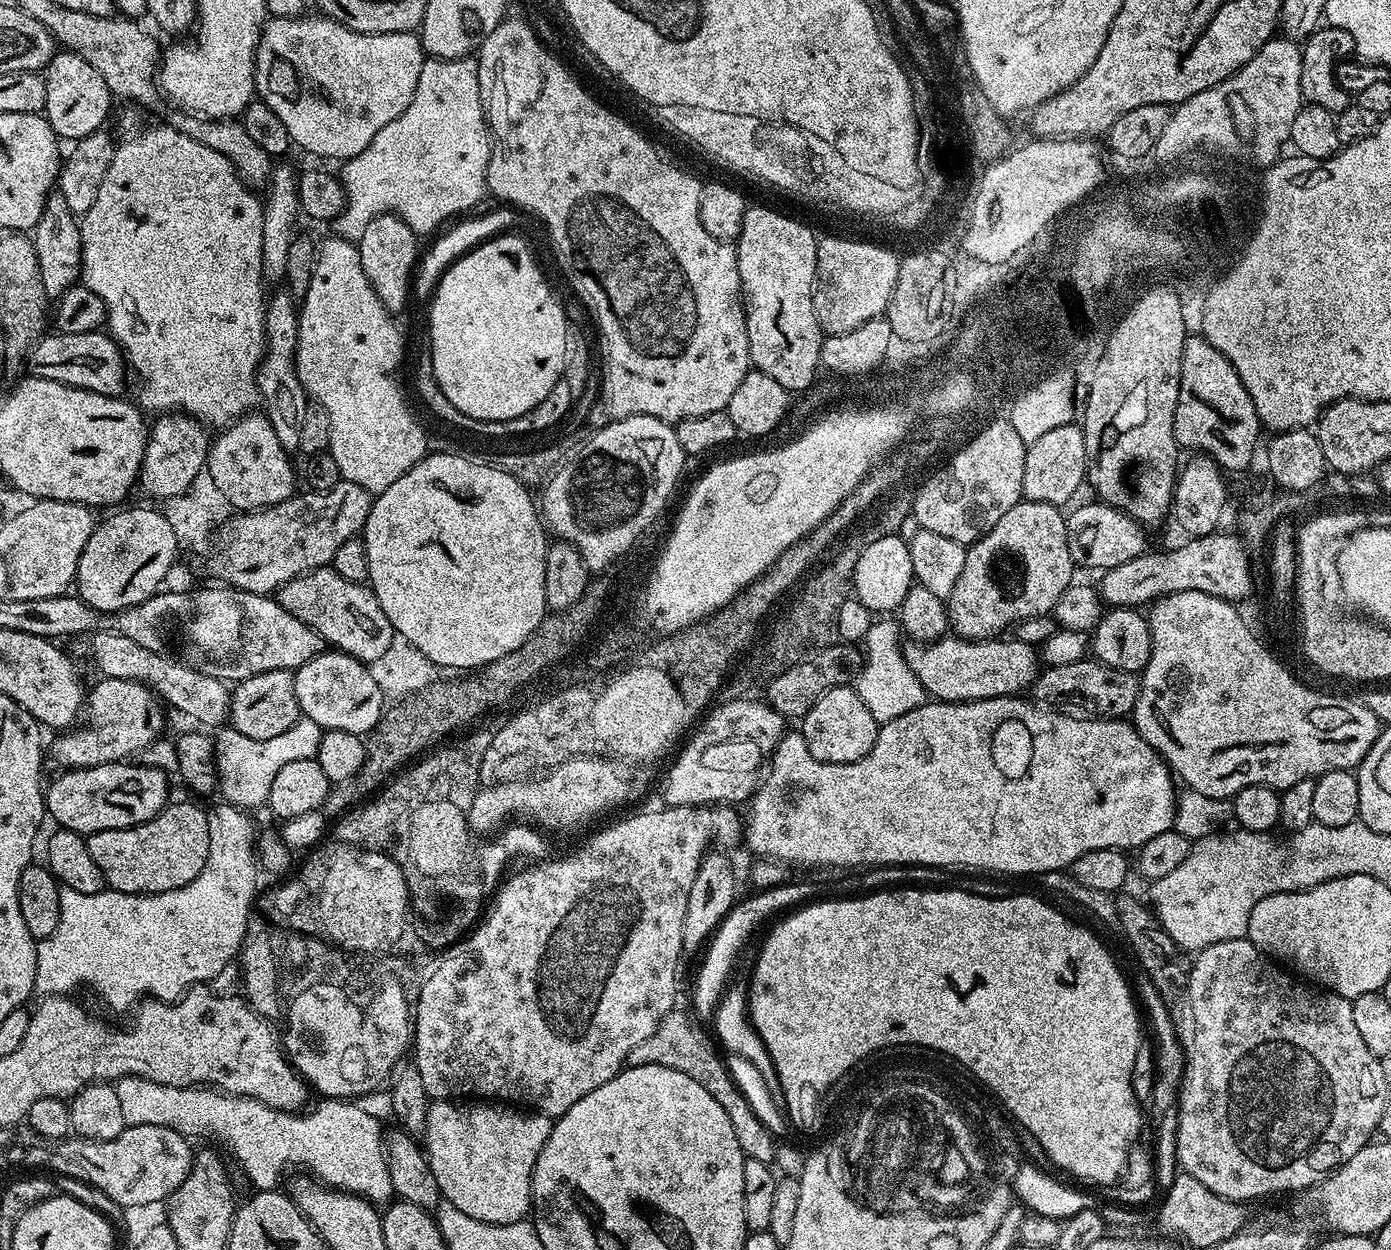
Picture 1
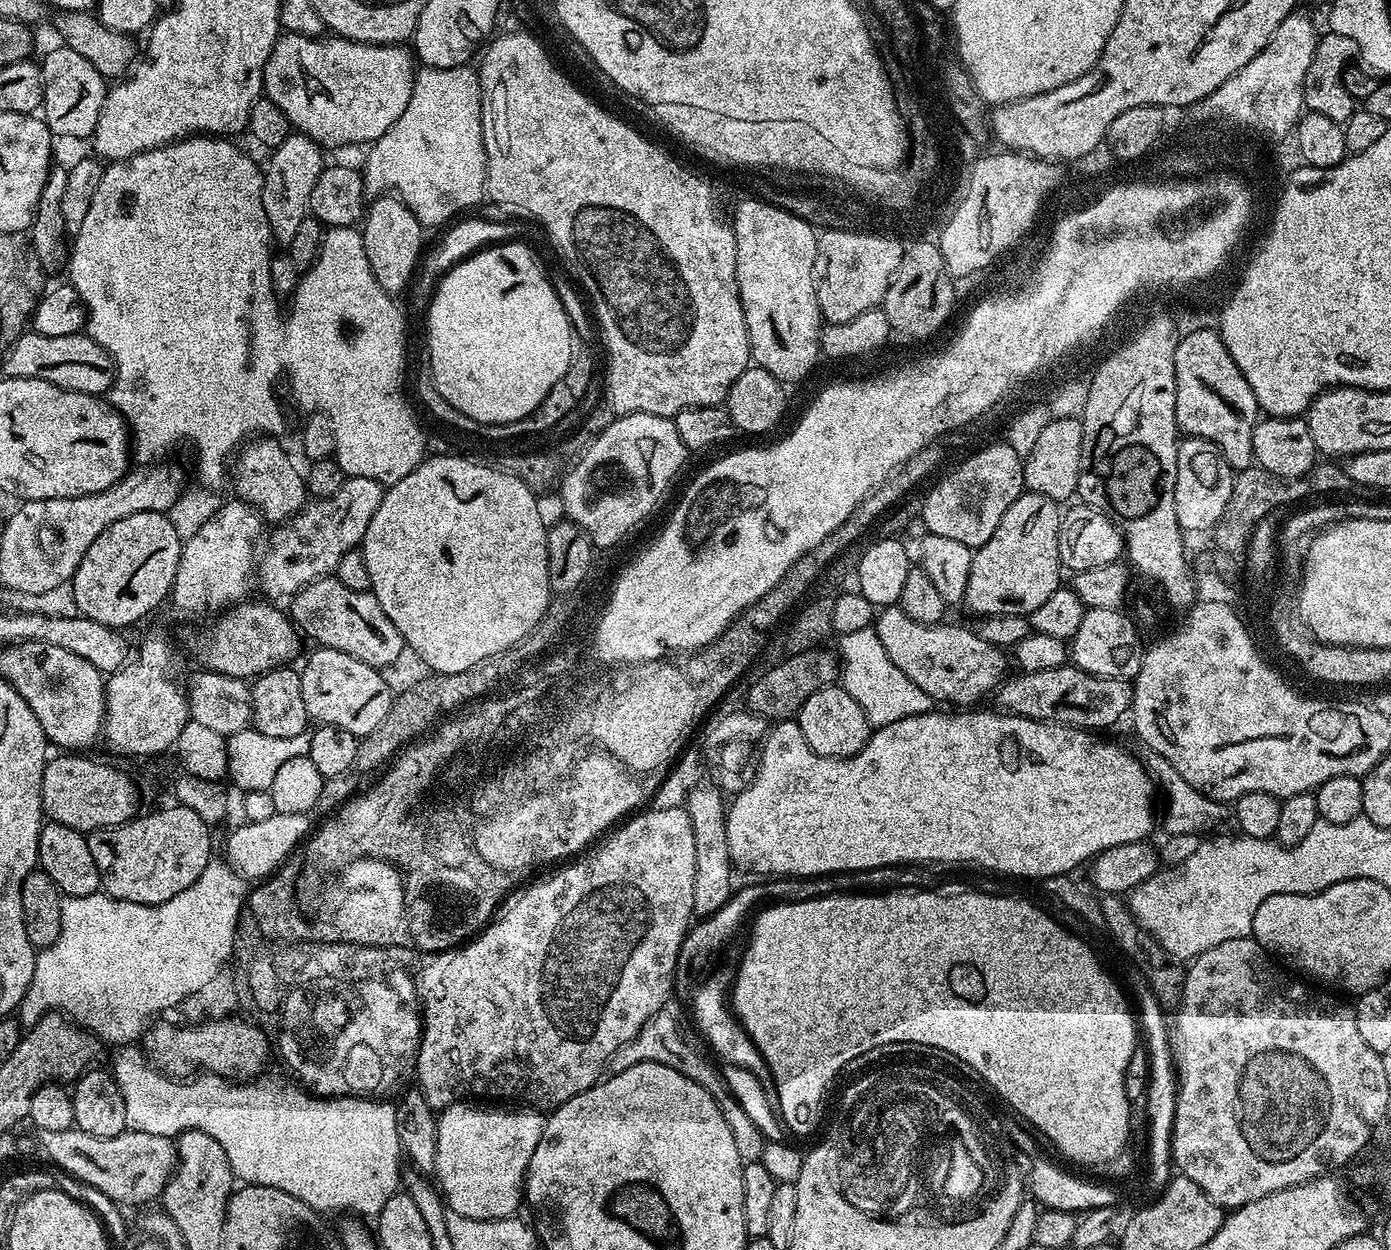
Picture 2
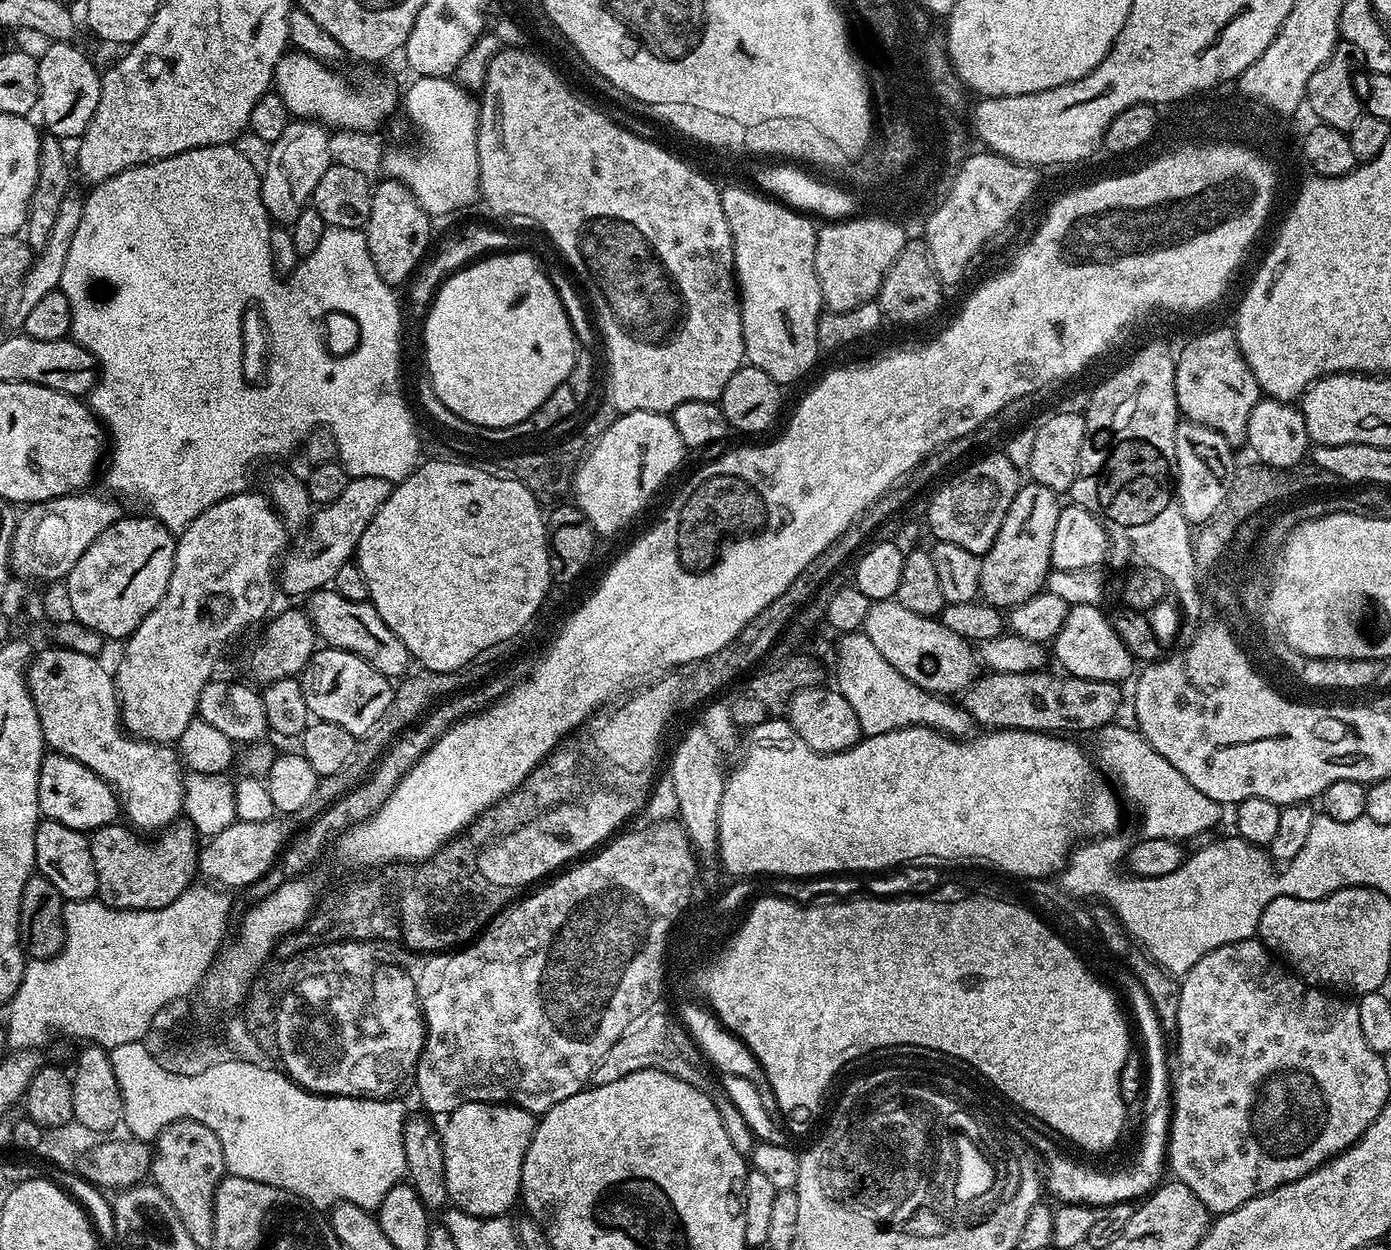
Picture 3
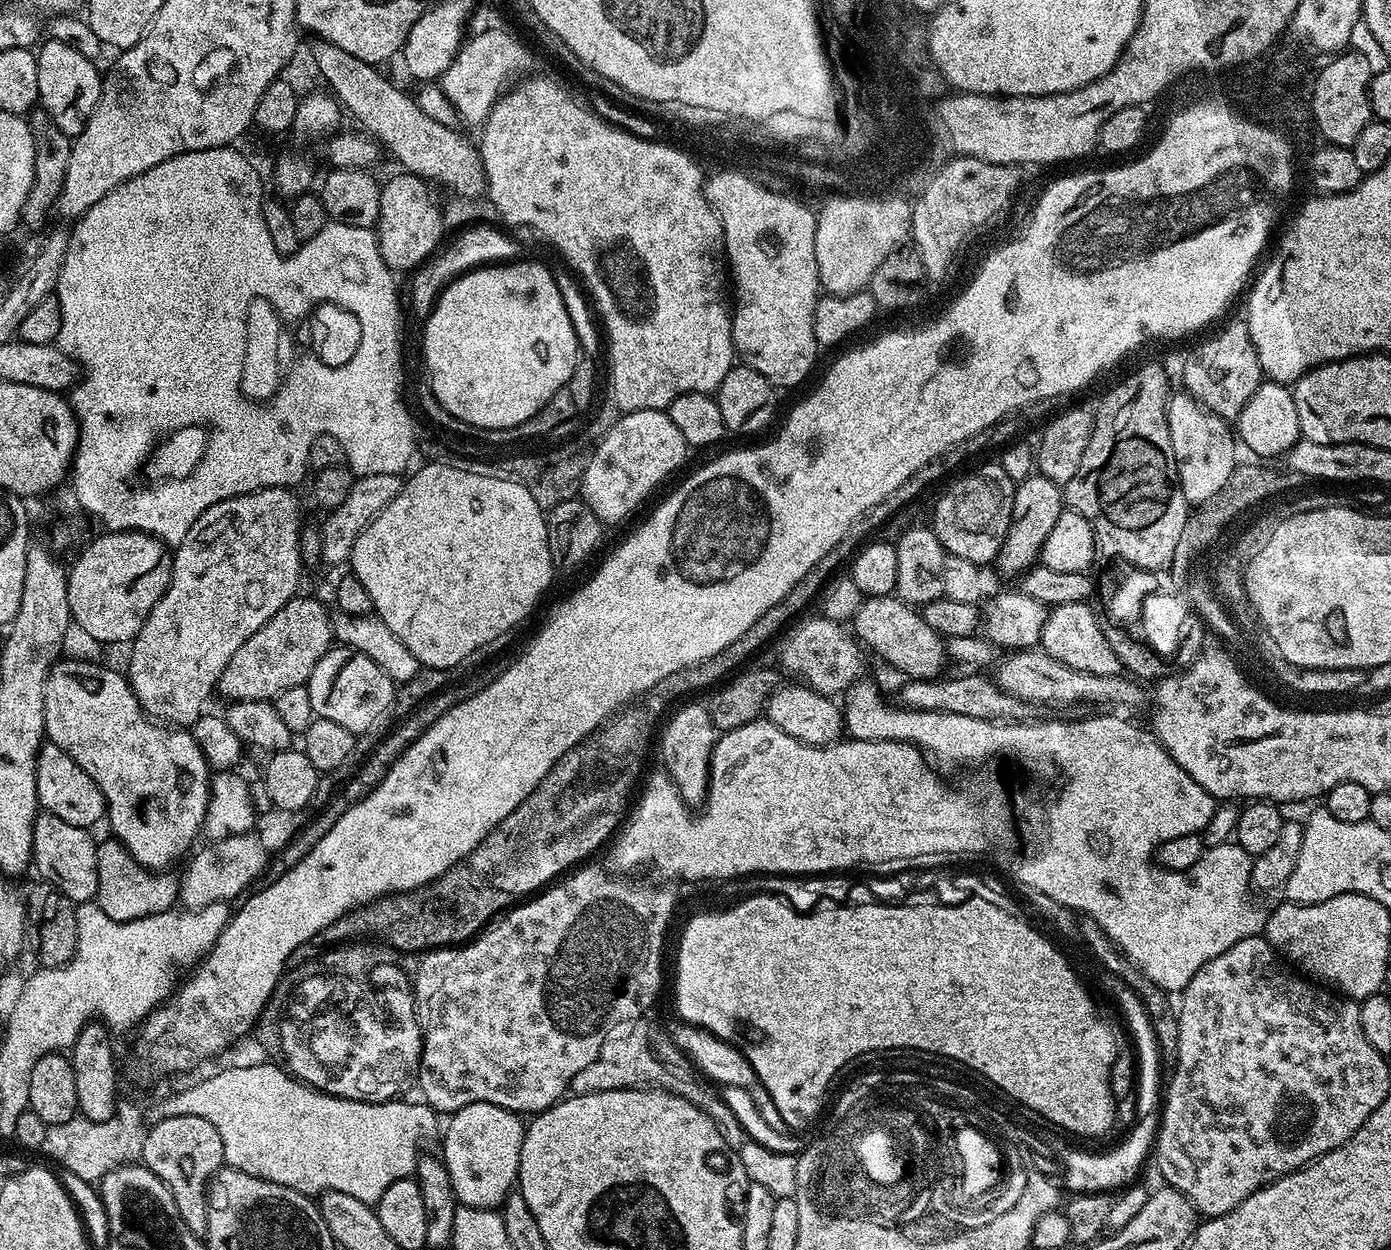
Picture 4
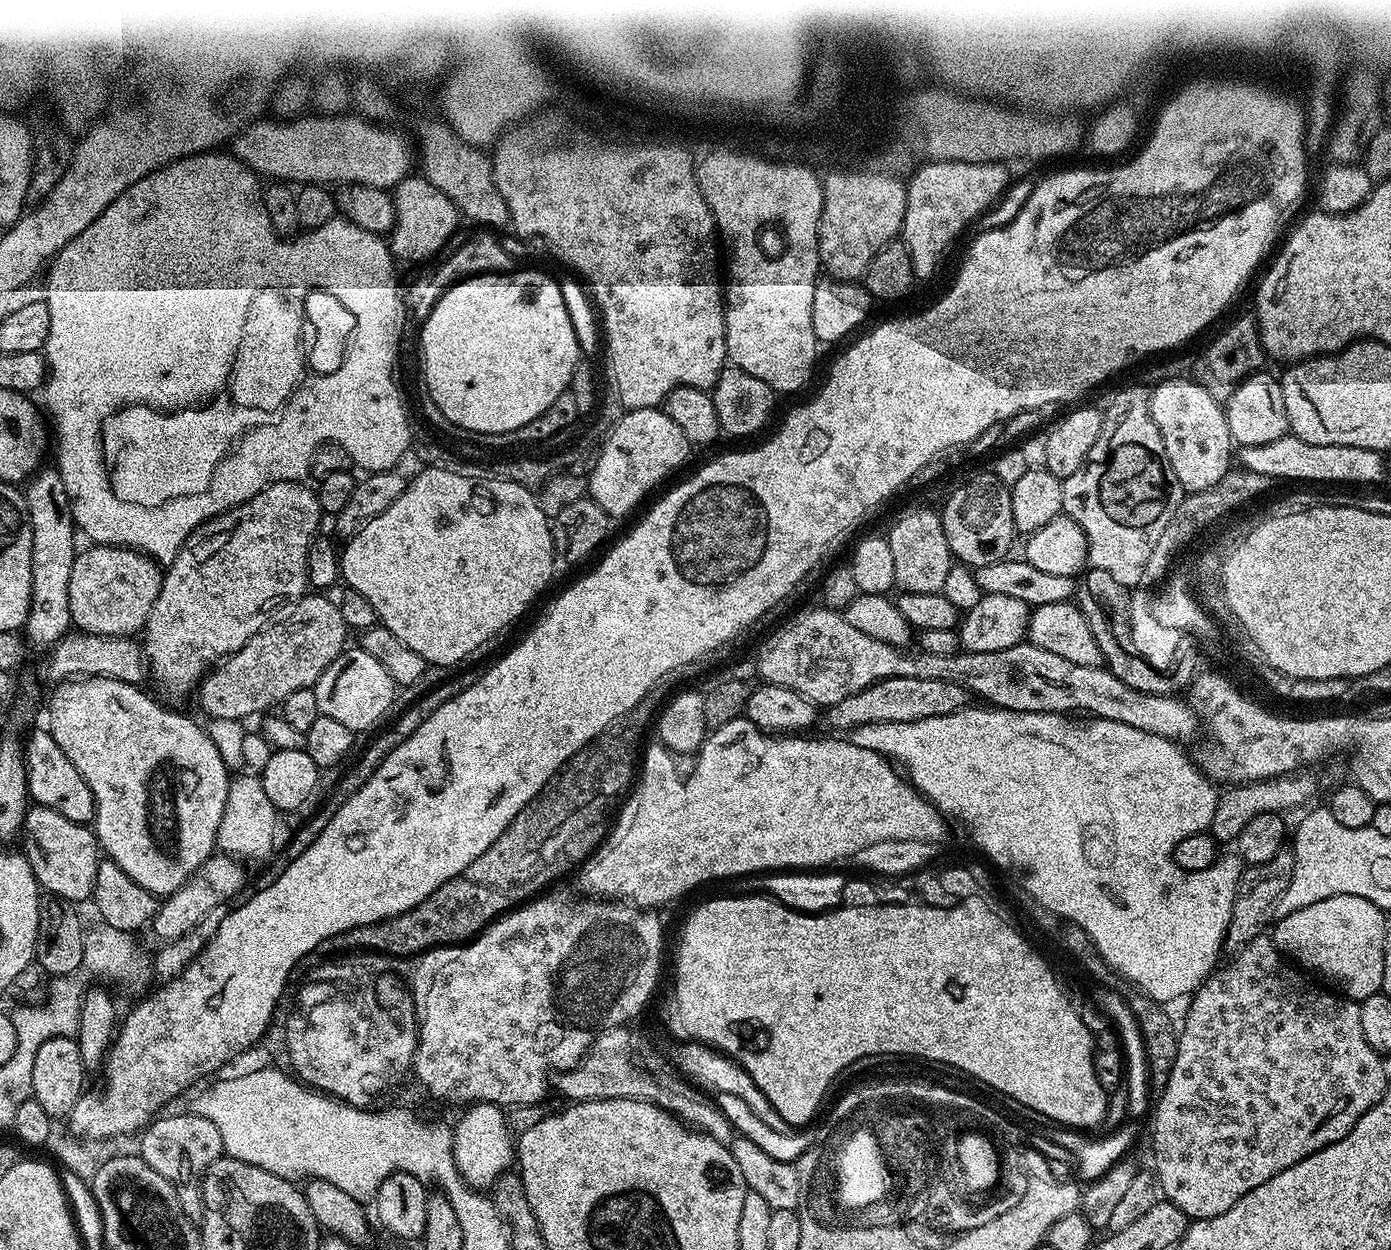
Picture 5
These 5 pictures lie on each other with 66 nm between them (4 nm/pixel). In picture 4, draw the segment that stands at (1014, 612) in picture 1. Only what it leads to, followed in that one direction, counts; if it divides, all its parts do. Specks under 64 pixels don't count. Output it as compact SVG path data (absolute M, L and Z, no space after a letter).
M1033 474L1027 476L1025 480L1019 481L1014 494L1012 525L1002 542L1002 550L995 559L995 563L1000 564L999 571L1015 577L1033 567L1040 559L1040 551L1046 542L1047 535L1050 534L1050 530L1054 530L1054 522L1058 522L1058 518L1065 508L1061 485L1055 484L1050 478Z

